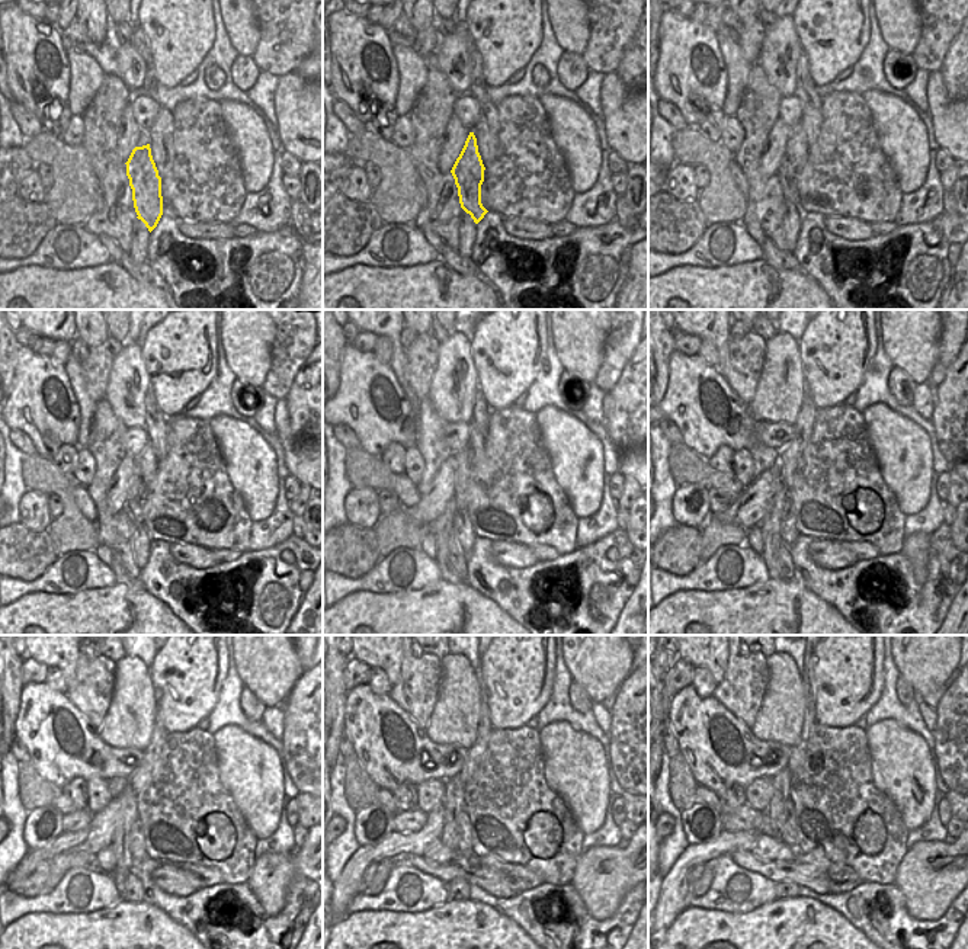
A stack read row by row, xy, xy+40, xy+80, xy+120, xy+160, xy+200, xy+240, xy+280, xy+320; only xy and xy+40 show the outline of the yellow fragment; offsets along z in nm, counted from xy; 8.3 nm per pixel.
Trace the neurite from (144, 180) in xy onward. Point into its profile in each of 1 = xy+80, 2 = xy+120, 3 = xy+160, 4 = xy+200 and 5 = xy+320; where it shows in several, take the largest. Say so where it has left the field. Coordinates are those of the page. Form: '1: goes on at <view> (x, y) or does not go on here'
1: goes on at xy+80 (795, 156)
2: goes on at xy+120 (146, 467)
3: goes on at xy+160 (473, 451)
4: goes on at xy+200 (788, 458)
5: goes on at xy+320 (798, 753)

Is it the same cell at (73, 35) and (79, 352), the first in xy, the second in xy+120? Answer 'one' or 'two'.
one

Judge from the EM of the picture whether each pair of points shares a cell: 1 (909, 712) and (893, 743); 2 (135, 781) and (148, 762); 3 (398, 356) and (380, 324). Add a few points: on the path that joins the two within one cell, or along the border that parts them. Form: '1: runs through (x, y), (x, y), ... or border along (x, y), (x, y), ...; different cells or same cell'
1: border along (869, 725), (896, 720), (916, 731), (929, 746); different cells
2: runs through (140, 776), (146, 766); same cell
3: runs through (396, 348), (396, 340), (388, 332); same cell

